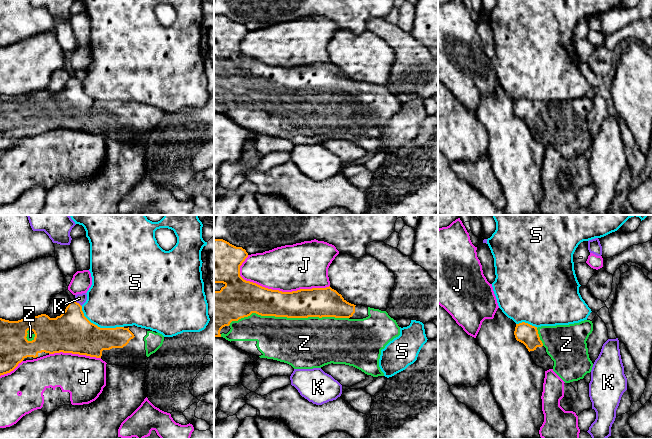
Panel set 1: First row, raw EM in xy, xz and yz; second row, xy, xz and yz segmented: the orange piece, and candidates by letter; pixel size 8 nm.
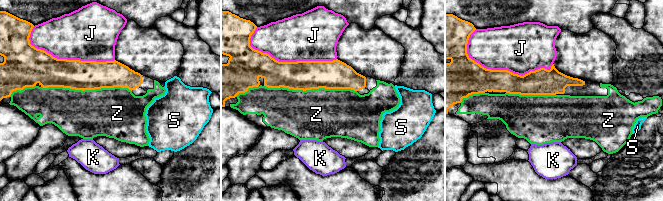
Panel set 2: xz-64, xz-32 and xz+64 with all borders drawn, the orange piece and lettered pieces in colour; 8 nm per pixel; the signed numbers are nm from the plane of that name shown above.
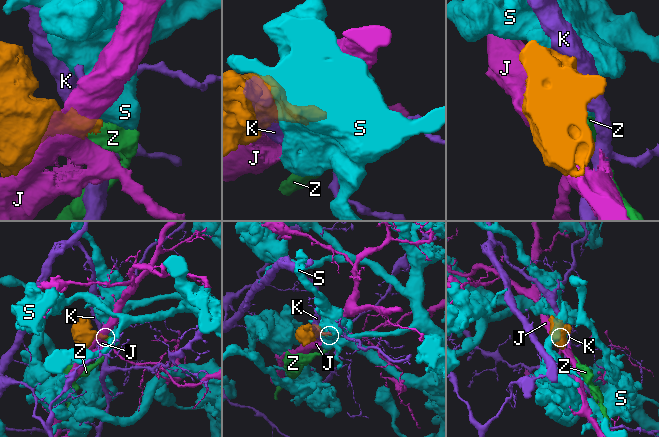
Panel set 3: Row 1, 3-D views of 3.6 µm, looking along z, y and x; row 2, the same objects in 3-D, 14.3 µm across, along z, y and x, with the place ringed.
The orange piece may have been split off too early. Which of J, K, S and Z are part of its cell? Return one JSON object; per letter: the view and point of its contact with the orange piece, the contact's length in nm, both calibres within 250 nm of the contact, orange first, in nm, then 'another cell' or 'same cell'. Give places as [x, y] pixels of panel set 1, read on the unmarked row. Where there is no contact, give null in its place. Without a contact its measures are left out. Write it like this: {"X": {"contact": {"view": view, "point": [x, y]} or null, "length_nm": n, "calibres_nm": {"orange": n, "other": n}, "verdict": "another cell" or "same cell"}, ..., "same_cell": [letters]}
{"J": {"contact": {"view": "xz", "point": [280, 67]}, "length_nm": 750, "calibres_nm": {"orange": 240, "other": 380}, "verdict": "another cell"}, "K": {"contact": {"view": "xy", "point": [78, 79]}, "length_nm": 90, "calibres_nm": {"orange": 340, "other": 80}, "verdict": "another cell"}, "S": {"contact": {"view": "xy", "point": [99, 103]}, "length_nm": 380, "calibres_nm": {"orange": 340, "other": 440}, "verdict": "another cell"}, "Z": {"contact": {"view": "xz", "point": [288, 93]}, "length_nm": 950, "calibres_nm": {"orange": 240, "other": 420}, "verdict": "same cell"}, "same_cell": ["Z"]}

